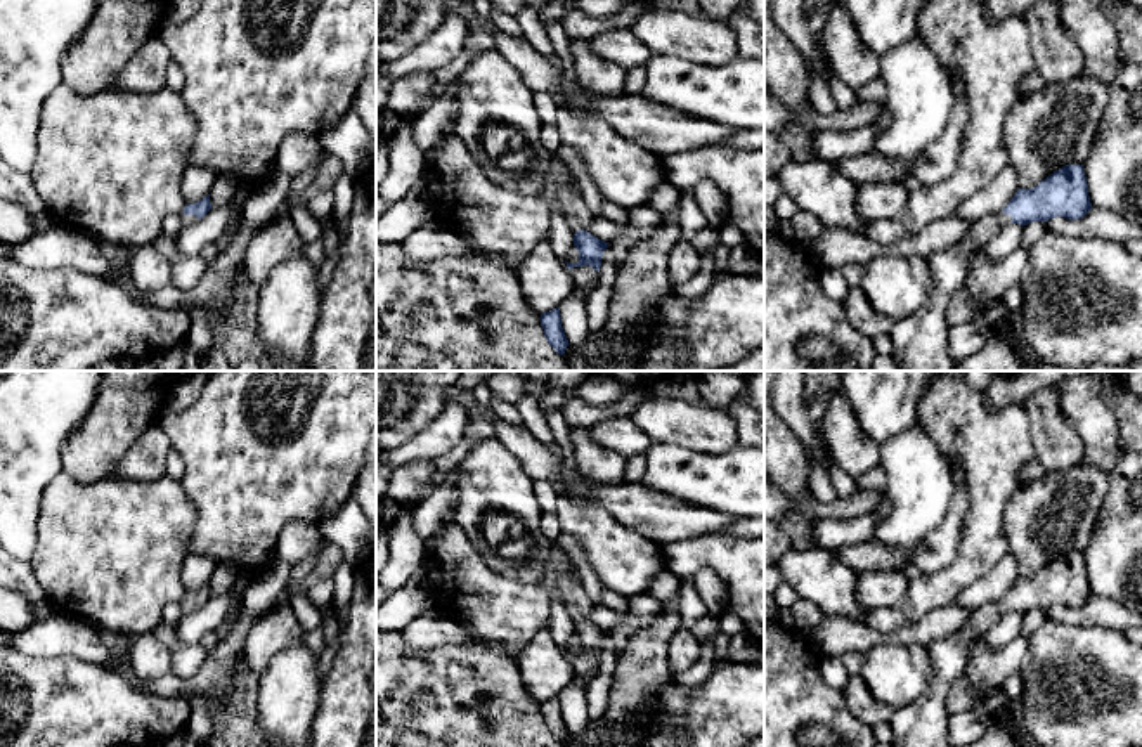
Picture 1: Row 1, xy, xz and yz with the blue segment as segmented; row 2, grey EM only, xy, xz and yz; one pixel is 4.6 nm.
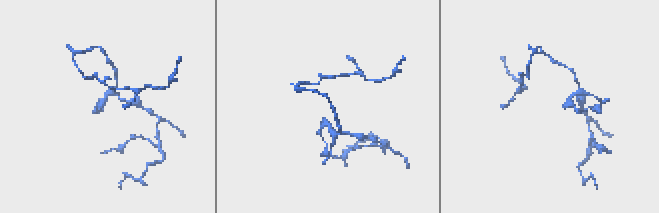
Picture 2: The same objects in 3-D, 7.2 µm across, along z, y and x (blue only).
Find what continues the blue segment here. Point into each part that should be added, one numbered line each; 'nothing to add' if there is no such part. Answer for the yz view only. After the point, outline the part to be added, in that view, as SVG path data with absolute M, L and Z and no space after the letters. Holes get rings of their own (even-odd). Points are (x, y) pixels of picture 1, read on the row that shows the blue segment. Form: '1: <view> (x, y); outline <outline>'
1: yz (919, 342); outline M1003 211L977 218L957 244L927 257L932 277L927 302L913 315L894 321L889 333L896 371L958 371L948 350L948 302L964 288L969 258L1009 224L1012 217Z

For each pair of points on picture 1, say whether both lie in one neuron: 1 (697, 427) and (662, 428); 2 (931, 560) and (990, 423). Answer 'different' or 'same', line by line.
1: same
2: different

